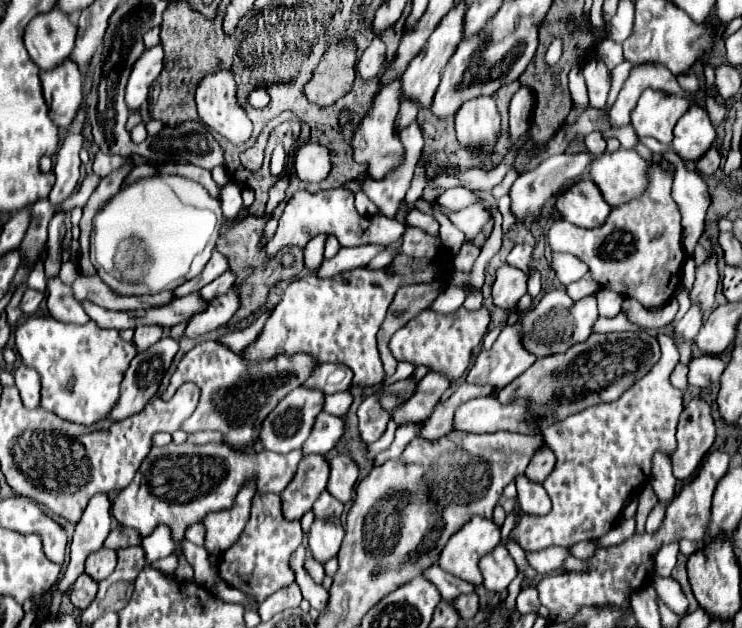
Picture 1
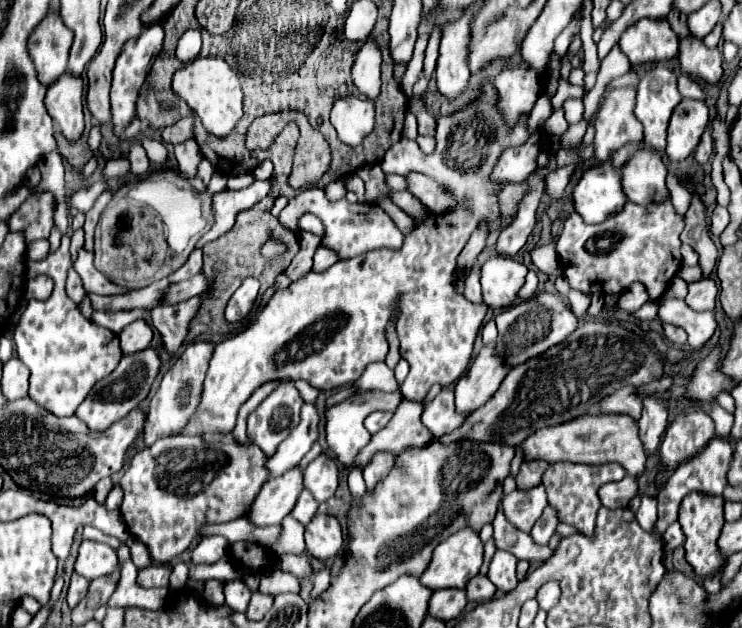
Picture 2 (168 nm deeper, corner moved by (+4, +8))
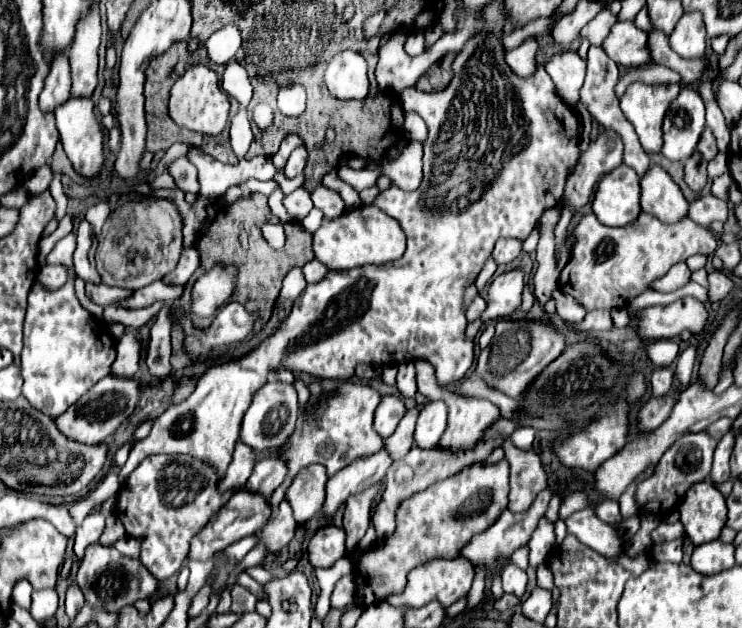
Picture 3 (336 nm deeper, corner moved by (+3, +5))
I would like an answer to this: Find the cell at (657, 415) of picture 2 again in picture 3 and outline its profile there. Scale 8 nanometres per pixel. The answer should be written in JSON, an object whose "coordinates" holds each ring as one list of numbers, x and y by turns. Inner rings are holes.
{"coordinates":[[661,367,653,373,651,377,651,393,653,395,665,395,671,389,671,381,673,381,673,369,671,367]]}

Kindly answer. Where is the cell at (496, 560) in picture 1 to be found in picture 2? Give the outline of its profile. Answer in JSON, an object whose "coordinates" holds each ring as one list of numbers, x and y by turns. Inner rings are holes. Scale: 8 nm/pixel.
{"coordinates":[[496,550,488,566,488,580,500,590,510,592,516,588,516,562,518,558,506,550]]}

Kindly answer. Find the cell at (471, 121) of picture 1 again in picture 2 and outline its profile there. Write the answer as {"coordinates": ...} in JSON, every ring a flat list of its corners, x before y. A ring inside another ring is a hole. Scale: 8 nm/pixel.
{"coordinates":[[478,2,466,8,458,22,448,24,440,40,436,86,438,86,438,92,448,102,462,96,462,92,468,88,470,70,466,66,466,44,468,44,468,34,470,34,470,22,476,10,478,10]]}

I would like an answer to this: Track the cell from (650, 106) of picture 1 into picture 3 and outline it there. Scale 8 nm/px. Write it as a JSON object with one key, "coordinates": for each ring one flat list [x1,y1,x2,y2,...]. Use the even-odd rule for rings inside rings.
{"coordinates":[[635,81,627,87,625,95,619,99,619,107,625,119,635,127,639,141,647,153,659,153,663,147,661,123,665,111,673,99,679,95,681,83,675,85,647,85]]}

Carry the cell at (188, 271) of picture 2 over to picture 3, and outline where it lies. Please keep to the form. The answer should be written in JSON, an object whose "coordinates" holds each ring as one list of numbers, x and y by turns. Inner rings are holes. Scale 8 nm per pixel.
{"coordinates":[[195,247,183,249,175,271,171,271,171,275,165,275,161,281,165,285,185,285,189,281,189,277,195,273,197,267,199,267,199,253,197,253,197,249]]}

